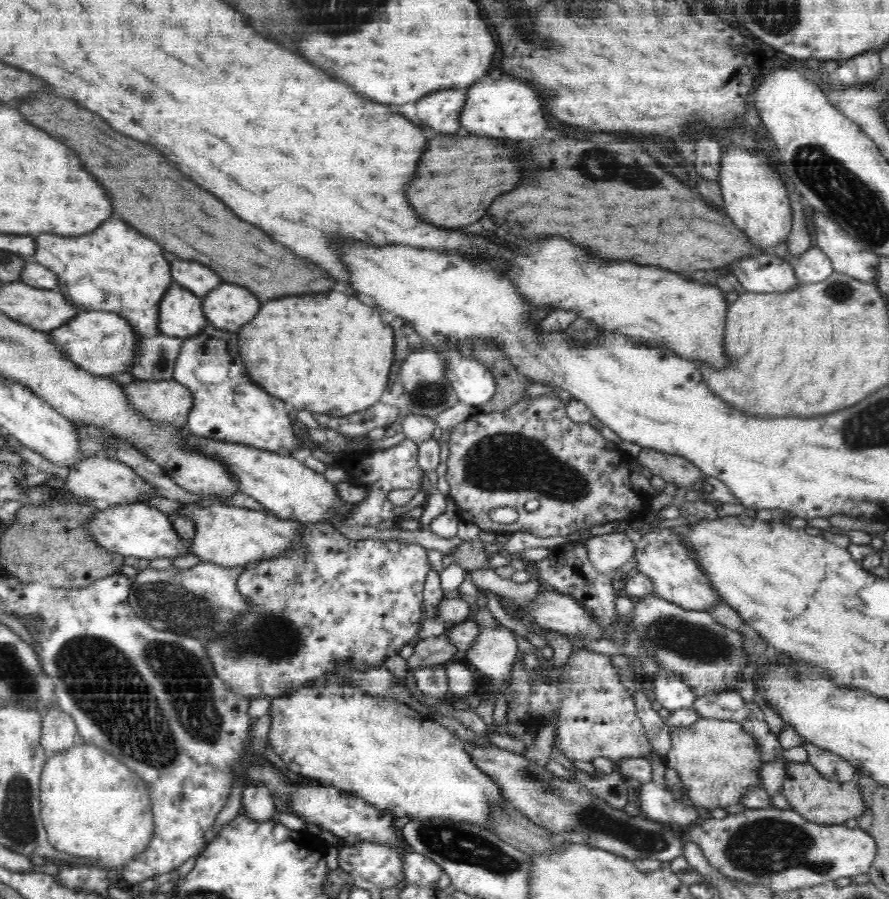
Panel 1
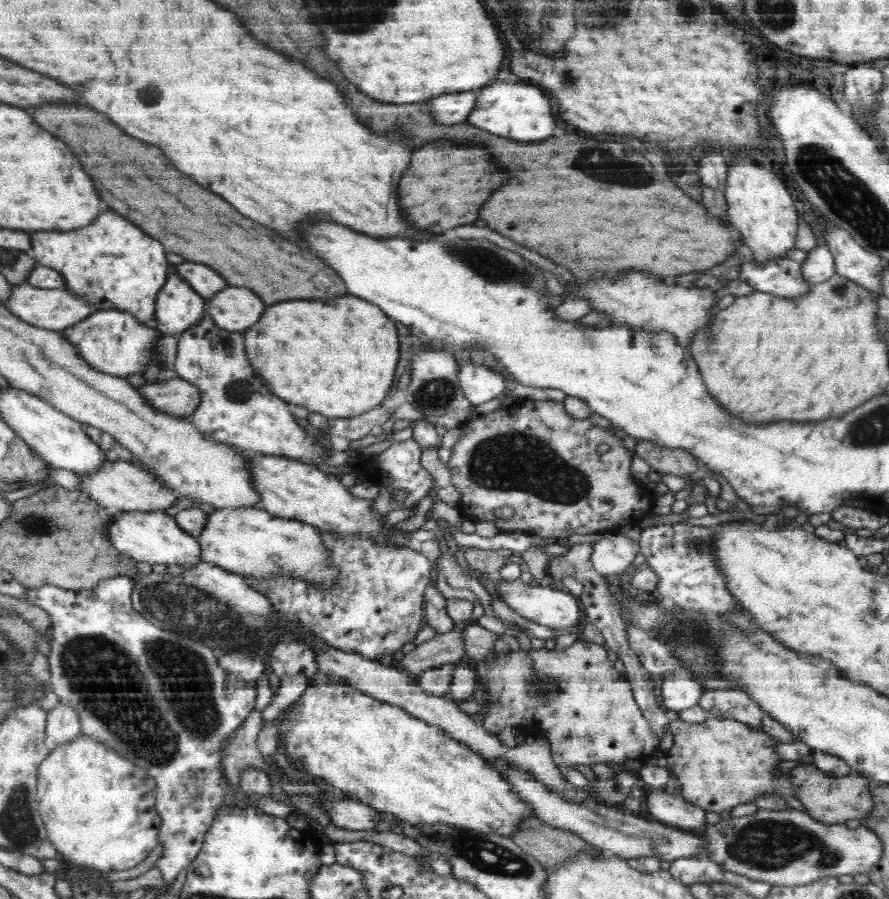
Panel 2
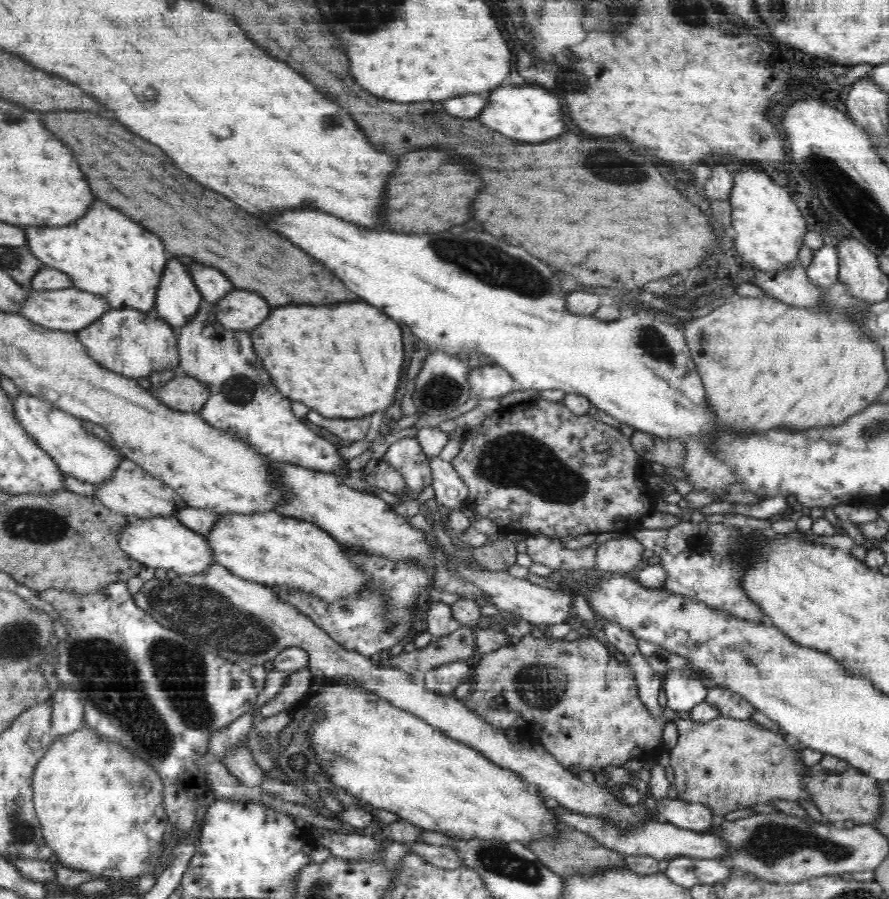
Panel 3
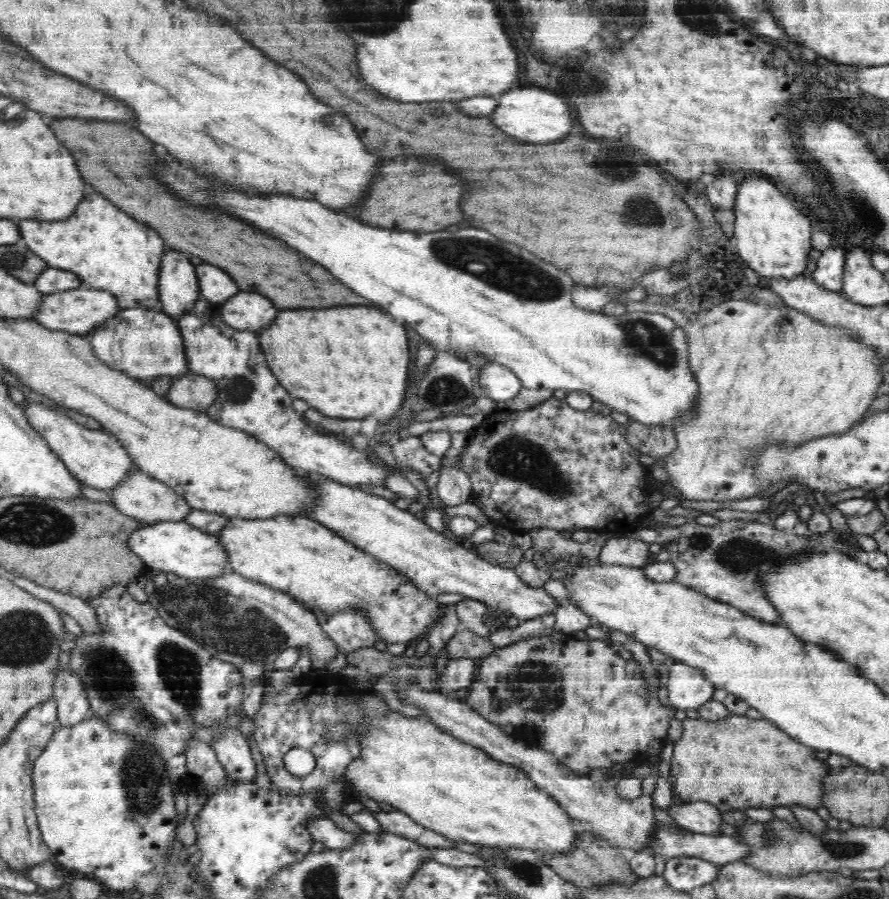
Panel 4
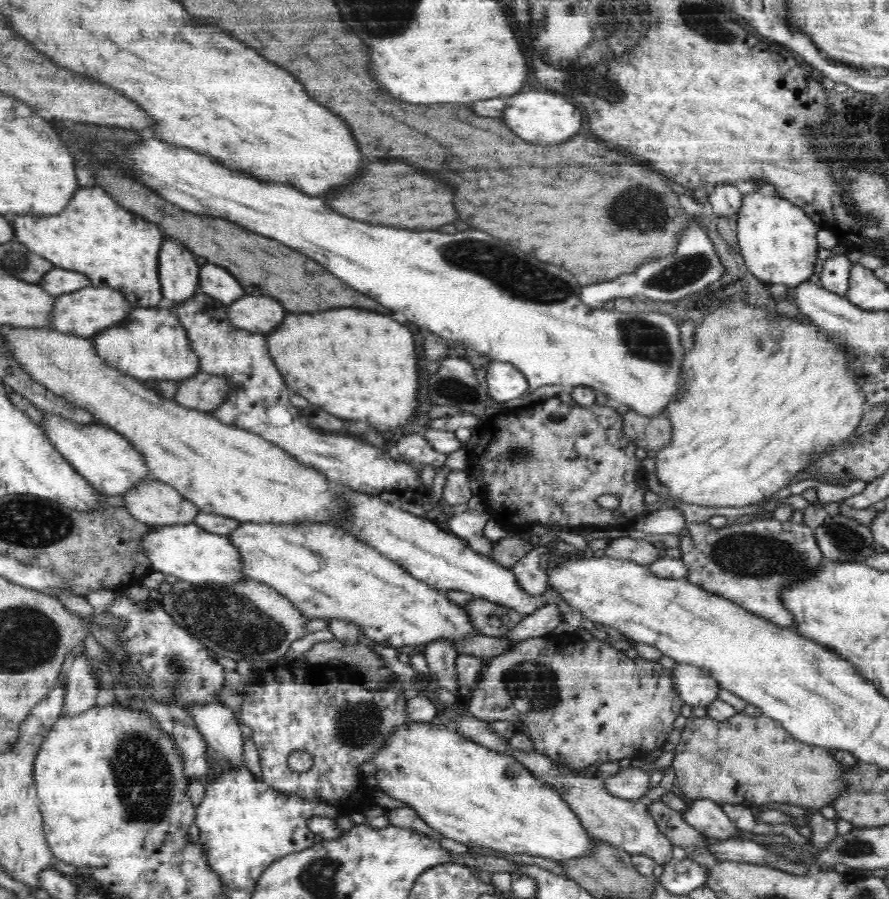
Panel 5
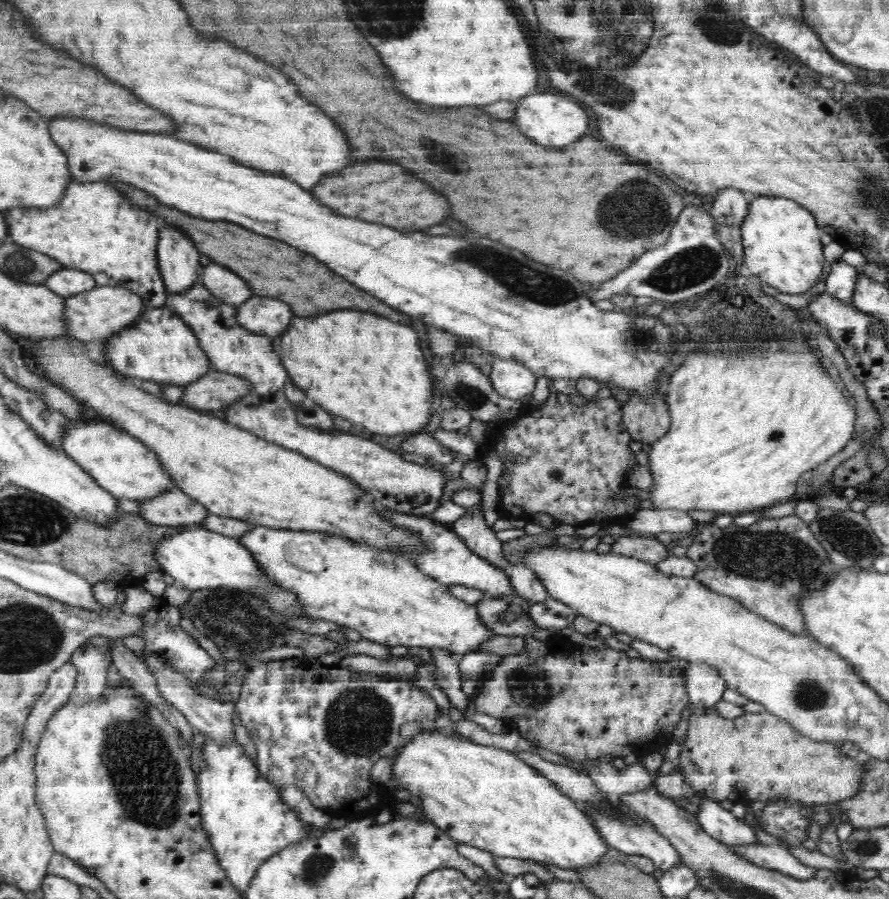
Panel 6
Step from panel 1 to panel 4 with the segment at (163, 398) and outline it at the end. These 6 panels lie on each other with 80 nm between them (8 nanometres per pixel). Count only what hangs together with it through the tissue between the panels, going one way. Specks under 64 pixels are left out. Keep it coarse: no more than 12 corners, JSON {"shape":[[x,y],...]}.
{"shape":[[206,376],[175,377],[165,399],[204,413],[219,394]]}

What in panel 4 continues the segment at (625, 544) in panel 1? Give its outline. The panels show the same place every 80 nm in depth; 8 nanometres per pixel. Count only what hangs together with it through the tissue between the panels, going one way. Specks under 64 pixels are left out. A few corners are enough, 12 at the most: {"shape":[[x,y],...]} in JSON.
{"shape":[[615,535],[605,541],[602,565],[644,568],[648,543]]}

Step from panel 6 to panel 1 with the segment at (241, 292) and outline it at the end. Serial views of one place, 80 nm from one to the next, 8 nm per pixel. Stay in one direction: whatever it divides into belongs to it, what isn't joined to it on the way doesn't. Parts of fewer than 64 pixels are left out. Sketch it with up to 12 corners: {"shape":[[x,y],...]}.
{"shape":[[201,262],[170,263],[174,284],[200,298],[222,279]]}

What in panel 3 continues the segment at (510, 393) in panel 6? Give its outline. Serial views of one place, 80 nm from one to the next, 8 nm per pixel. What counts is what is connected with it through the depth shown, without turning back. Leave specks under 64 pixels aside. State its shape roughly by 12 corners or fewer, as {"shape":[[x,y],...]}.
{"shape":[[497,363],[470,369],[471,394],[502,398],[516,389]]}

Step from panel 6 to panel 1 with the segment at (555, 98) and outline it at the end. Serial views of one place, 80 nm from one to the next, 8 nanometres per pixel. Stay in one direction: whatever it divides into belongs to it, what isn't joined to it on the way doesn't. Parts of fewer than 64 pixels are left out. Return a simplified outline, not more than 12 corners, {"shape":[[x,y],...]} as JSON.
{"shape":[[492,80],[468,88],[469,134],[536,140],[548,128],[532,86]]}

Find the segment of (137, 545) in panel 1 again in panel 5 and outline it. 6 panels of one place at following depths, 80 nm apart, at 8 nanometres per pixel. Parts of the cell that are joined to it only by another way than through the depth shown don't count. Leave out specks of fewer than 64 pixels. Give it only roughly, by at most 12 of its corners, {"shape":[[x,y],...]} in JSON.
{"shape":[[195,523],[159,528],[142,547],[186,583],[248,580],[240,550]]}

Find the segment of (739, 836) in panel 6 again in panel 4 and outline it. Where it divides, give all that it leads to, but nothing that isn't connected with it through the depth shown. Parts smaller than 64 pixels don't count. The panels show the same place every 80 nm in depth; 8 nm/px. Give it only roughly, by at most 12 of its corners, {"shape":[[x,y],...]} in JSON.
{"shape":[[705,800],[670,805],[684,830],[720,834],[722,814]]}

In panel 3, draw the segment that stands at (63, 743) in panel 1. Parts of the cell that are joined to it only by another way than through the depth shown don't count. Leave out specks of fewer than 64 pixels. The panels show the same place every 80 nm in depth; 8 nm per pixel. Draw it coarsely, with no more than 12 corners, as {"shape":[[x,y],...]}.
{"shape":[[70,685],[55,687],[51,740],[83,726],[79,693]]}

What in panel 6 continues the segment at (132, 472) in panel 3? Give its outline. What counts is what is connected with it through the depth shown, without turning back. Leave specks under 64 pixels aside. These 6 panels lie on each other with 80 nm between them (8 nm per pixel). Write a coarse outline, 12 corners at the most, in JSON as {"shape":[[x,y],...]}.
{"shape":[[175,487],[142,500],[144,521],[192,527],[208,509]]}

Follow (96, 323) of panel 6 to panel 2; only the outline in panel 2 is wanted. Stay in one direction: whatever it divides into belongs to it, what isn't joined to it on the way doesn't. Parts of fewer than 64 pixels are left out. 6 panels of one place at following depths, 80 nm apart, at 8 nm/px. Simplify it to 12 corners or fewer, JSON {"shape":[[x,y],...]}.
{"shape":[[16,285],[3,305],[50,331],[99,310],[65,288]]}

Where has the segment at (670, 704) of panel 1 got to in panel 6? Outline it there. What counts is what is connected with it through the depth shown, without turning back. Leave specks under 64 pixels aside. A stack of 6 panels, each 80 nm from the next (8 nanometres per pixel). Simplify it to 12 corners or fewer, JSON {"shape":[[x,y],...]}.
{"shape":[[689,663],[683,675],[697,712],[715,706],[727,689],[717,668]]}

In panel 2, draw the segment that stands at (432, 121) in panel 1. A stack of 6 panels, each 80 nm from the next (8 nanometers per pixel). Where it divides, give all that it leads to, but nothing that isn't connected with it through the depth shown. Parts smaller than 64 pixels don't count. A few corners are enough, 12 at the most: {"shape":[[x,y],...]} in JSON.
{"shape":[[474,92],[436,96],[431,115],[439,124],[466,120],[476,104]]}

